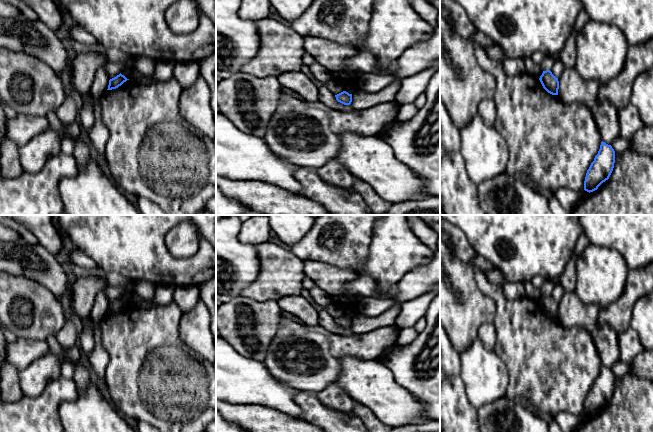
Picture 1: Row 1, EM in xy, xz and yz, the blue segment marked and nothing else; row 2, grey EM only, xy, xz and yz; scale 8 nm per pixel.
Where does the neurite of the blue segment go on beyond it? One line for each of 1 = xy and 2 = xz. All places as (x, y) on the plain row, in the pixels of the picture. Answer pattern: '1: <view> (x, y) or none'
1: none
2: none

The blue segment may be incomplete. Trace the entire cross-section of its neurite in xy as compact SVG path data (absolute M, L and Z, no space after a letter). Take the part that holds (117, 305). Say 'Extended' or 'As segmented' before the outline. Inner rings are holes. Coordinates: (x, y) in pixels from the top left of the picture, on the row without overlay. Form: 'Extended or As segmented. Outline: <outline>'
As segmented. Outline: M120 297L116 301L114 301L114 302L109 304L109 309L108 309L108 313L107 314L116 313L119 310L121 310L124 306L126 306L127 304L129 304L129 303L127 303L124 299L122 299Z

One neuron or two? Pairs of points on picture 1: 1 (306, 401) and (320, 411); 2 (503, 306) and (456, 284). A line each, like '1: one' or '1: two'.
1: one
2: two

